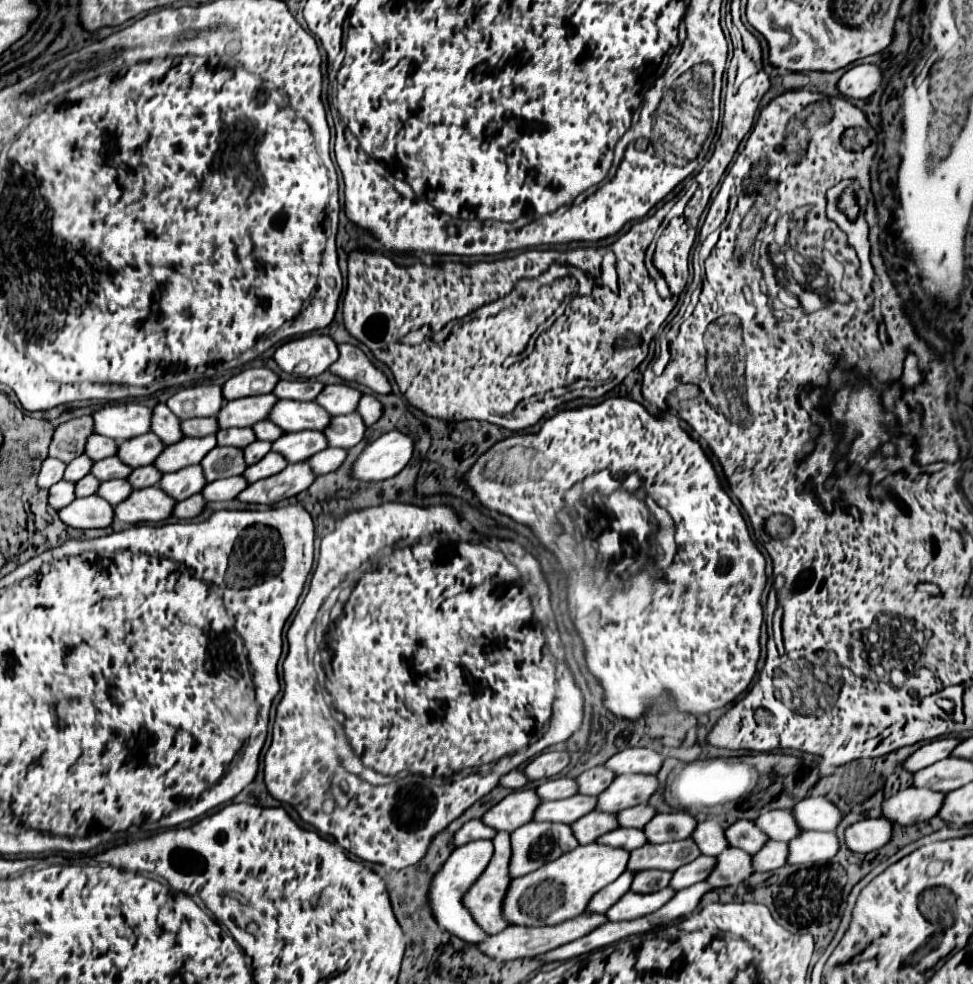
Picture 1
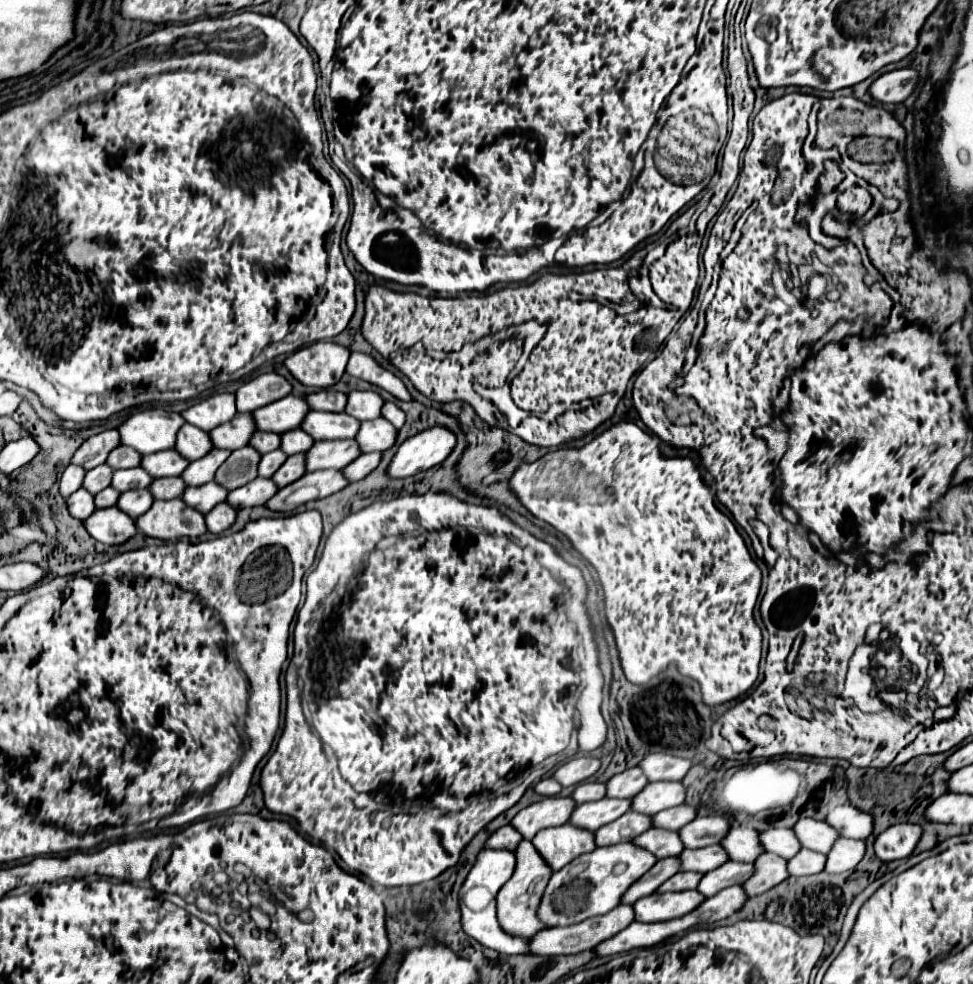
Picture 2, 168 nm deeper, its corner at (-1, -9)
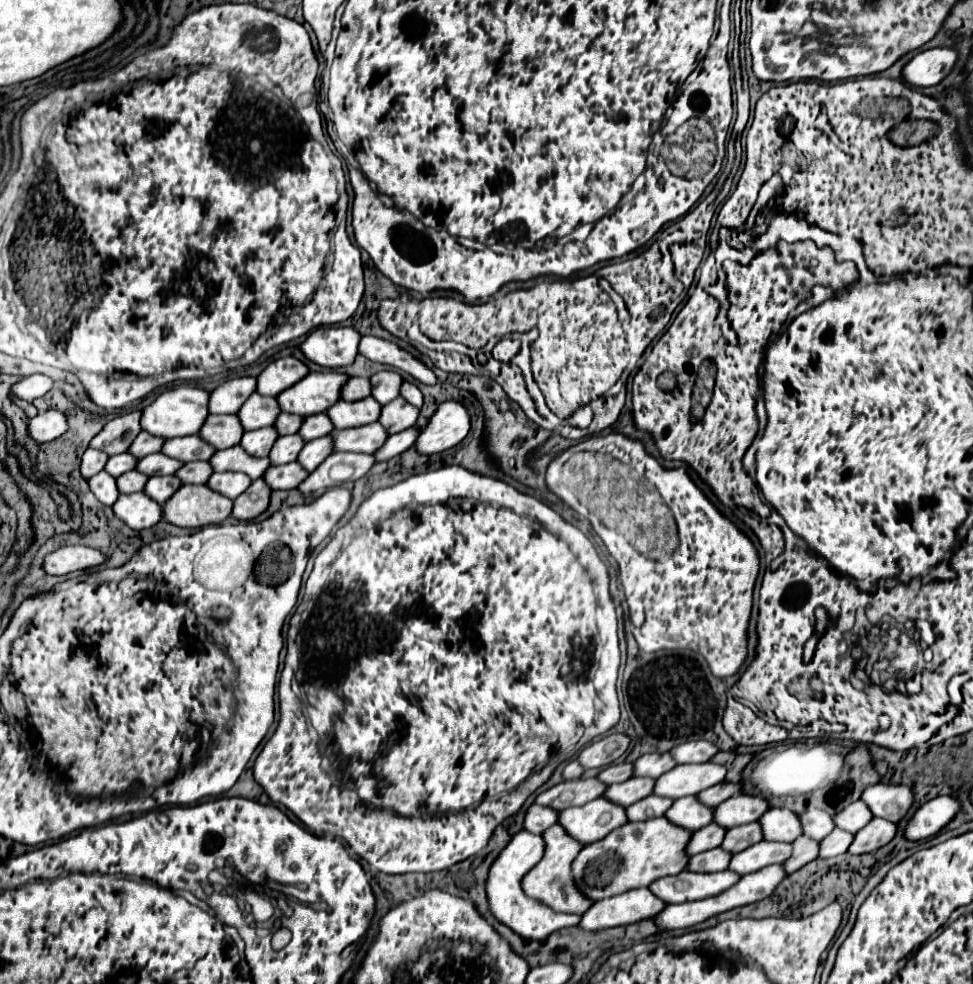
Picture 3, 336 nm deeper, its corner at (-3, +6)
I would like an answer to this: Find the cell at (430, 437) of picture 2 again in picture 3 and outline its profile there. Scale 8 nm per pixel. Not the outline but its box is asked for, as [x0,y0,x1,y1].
[415,400,471,454]

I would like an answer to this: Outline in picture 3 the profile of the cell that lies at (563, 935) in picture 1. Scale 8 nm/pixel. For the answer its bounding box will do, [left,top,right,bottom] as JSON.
[579,888,667,930]

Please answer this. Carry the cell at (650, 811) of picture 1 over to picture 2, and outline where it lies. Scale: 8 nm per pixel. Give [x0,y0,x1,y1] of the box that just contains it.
[651,805,695,831]

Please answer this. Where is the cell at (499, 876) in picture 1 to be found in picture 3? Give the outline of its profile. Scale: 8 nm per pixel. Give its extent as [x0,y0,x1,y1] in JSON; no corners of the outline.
[523,824,593,914]

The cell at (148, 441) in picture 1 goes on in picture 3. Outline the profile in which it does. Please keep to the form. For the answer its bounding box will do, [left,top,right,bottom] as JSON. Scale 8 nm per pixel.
[161,436,215,462]

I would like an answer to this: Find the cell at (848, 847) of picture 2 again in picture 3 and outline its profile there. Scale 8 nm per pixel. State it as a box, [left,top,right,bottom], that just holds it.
[849,818,897,854]

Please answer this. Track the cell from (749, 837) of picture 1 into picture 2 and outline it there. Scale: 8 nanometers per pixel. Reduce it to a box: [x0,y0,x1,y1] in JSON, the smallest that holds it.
[759,829,801,859]

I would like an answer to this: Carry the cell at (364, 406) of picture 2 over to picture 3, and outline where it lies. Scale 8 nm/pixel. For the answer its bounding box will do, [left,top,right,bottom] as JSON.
[371,370,403,404]

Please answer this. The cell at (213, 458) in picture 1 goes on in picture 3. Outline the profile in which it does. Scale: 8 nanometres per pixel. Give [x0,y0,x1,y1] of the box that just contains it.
[241,426,279,456]

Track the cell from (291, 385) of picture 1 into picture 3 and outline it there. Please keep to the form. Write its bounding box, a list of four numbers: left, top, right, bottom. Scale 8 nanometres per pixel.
[341,378,371,402]

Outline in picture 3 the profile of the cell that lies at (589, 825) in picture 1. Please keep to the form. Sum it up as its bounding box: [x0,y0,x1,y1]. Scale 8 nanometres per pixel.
[627,796,673,822]

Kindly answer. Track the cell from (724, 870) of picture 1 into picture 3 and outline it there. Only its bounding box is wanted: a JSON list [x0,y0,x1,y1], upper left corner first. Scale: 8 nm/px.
[785,836,819,874]

